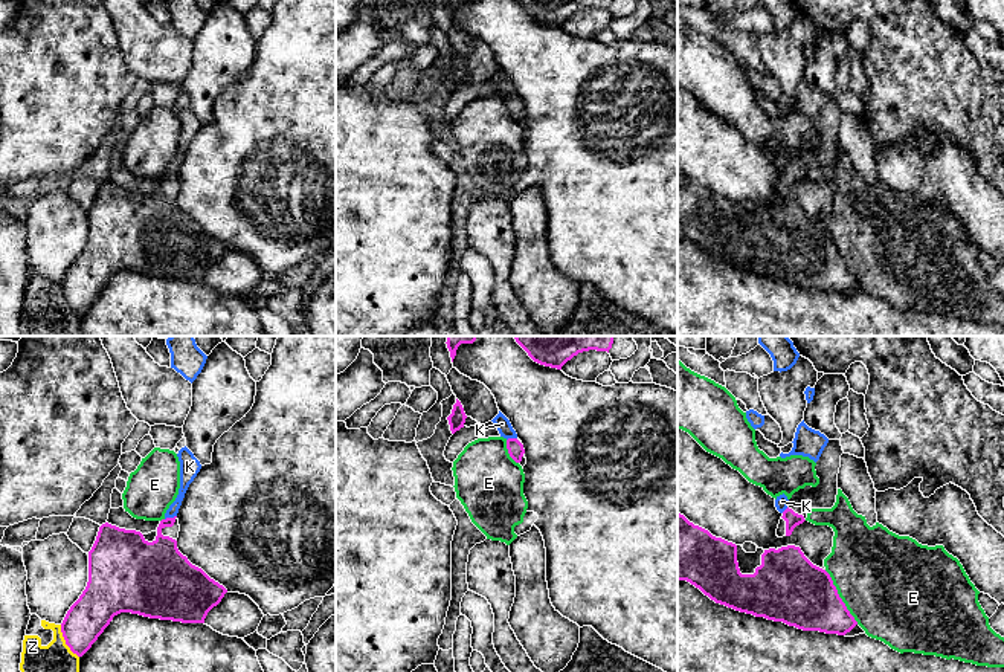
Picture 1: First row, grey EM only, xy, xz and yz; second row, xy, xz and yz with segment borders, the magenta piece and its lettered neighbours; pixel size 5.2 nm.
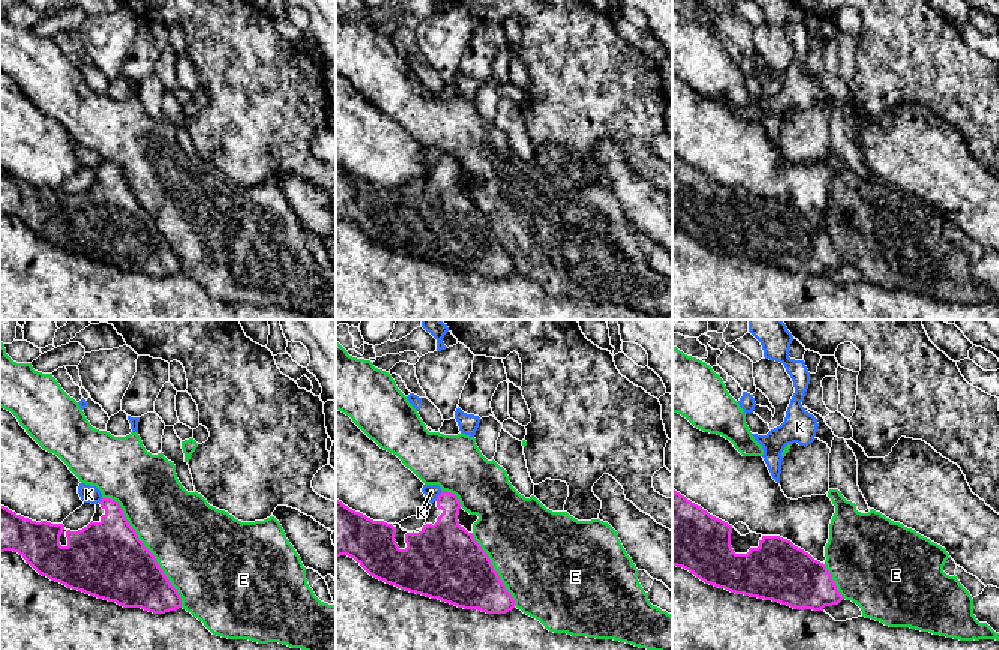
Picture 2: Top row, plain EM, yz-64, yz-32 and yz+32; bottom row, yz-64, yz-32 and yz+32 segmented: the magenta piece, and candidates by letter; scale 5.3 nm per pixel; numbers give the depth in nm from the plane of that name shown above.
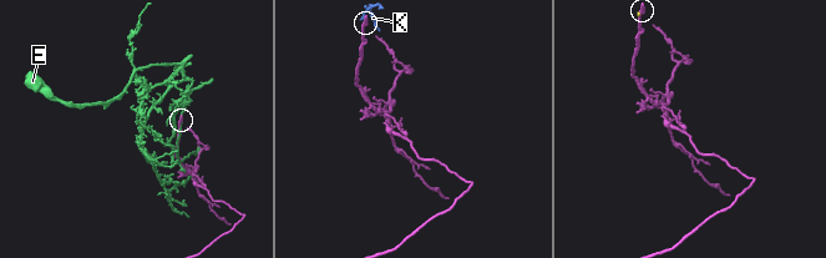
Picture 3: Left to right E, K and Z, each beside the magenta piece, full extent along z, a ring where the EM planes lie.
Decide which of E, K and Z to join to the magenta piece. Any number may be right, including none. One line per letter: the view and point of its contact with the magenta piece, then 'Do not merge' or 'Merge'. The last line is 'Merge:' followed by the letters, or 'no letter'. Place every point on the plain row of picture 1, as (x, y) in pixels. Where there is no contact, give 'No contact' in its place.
E: Touches magenta at yz (839, 255). Do not merge
K: Touches magenta at xy (170, 176). Do not merge
Z: Touches magenta at xy (66, 300). Do not merge
Merge: no letter

